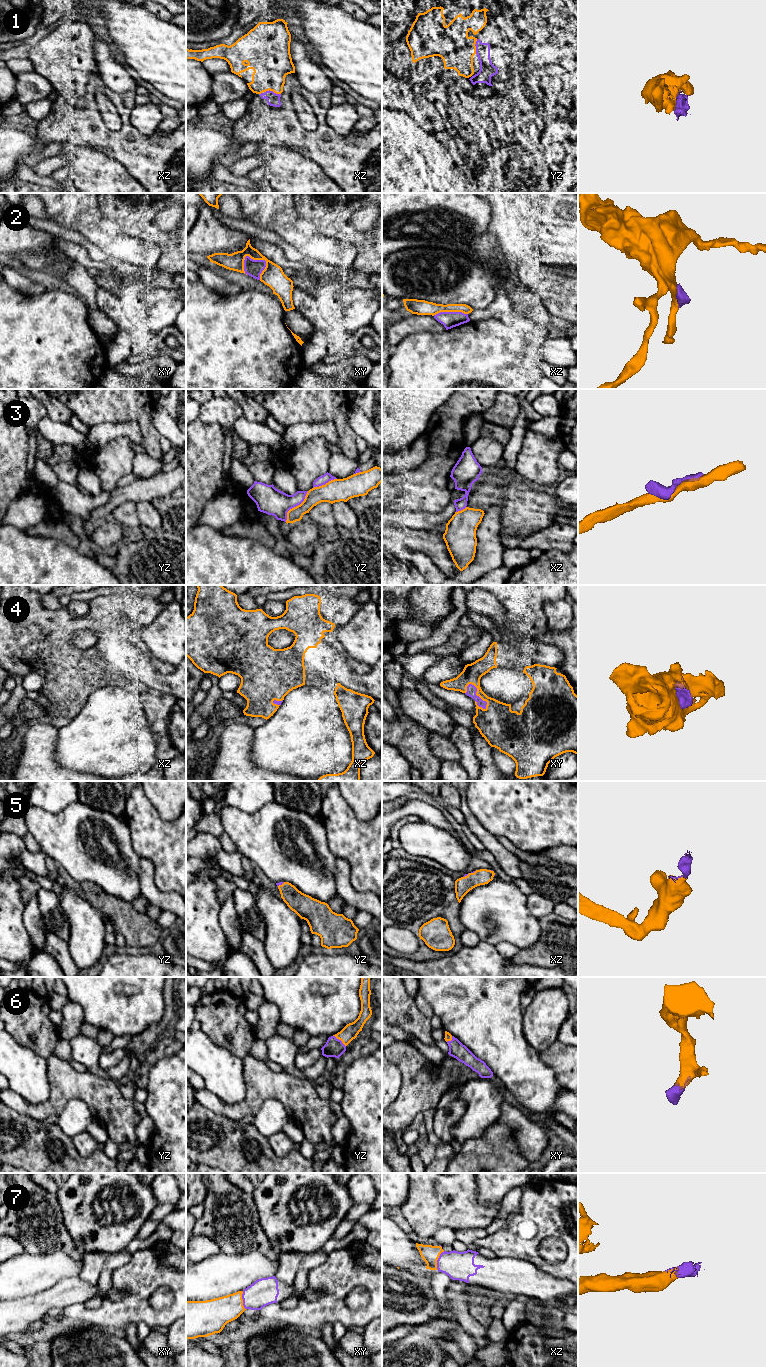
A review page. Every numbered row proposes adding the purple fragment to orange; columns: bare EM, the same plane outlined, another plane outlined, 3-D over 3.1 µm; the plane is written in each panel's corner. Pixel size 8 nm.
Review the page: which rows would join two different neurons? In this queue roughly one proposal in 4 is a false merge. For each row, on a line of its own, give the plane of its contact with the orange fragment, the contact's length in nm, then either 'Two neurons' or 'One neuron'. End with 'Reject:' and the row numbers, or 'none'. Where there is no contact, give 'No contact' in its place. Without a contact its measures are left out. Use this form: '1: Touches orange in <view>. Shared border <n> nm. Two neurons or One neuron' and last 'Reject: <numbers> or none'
1: Touches orange in xz. Shared border 130 nm. One neuron
2: Touches orange in xy. Shared border 240 nm. Two neurons
3: Touches orange in yz. Shared border 320 nm. Two neurons
4: Touches orange in xy. Shared border 260 nm. One neuron
5: Touches orange in yz. Shared border 70 nm. One neuron
6: Touches orange in yz. Shared border 140 nm. One neuron
7: Touches orange in xz. Shared border 160 nm. One neuron
Reject: 2, 3

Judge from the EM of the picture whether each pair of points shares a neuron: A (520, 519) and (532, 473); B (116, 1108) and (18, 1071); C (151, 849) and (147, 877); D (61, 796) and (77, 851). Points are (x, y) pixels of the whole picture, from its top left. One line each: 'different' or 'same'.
A: different
B: different
C: different
D: different

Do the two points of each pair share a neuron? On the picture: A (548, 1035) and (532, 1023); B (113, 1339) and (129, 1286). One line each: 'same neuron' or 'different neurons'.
A: same neuron
B: different neurons

